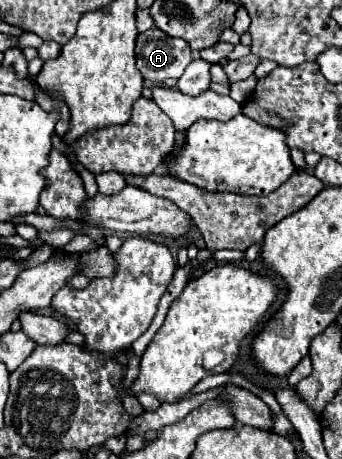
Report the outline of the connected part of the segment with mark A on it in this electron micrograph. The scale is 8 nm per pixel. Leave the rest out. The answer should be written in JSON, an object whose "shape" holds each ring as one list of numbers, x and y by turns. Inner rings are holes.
{"shape":[[156,27,138,35,136,67,148,81,160,83,170,77,178,79,192,59,192,51,184,39,168,37]]}

